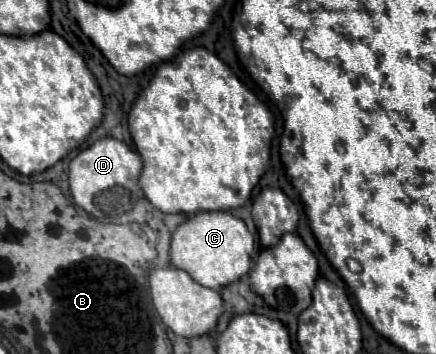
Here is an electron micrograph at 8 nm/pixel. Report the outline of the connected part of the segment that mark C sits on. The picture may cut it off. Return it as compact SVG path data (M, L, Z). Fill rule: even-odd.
M199 211L189 215L171 237L171 265L185 269L197 283L221 289L241 275L245 275L251 267L251 253L255 249L255 239L249 233L243 219L235 217L229 211Z

